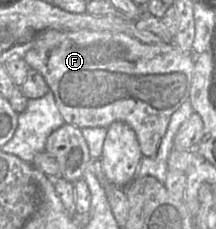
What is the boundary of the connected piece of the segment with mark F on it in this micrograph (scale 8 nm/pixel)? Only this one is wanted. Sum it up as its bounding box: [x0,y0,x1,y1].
[23,29,195,182]

